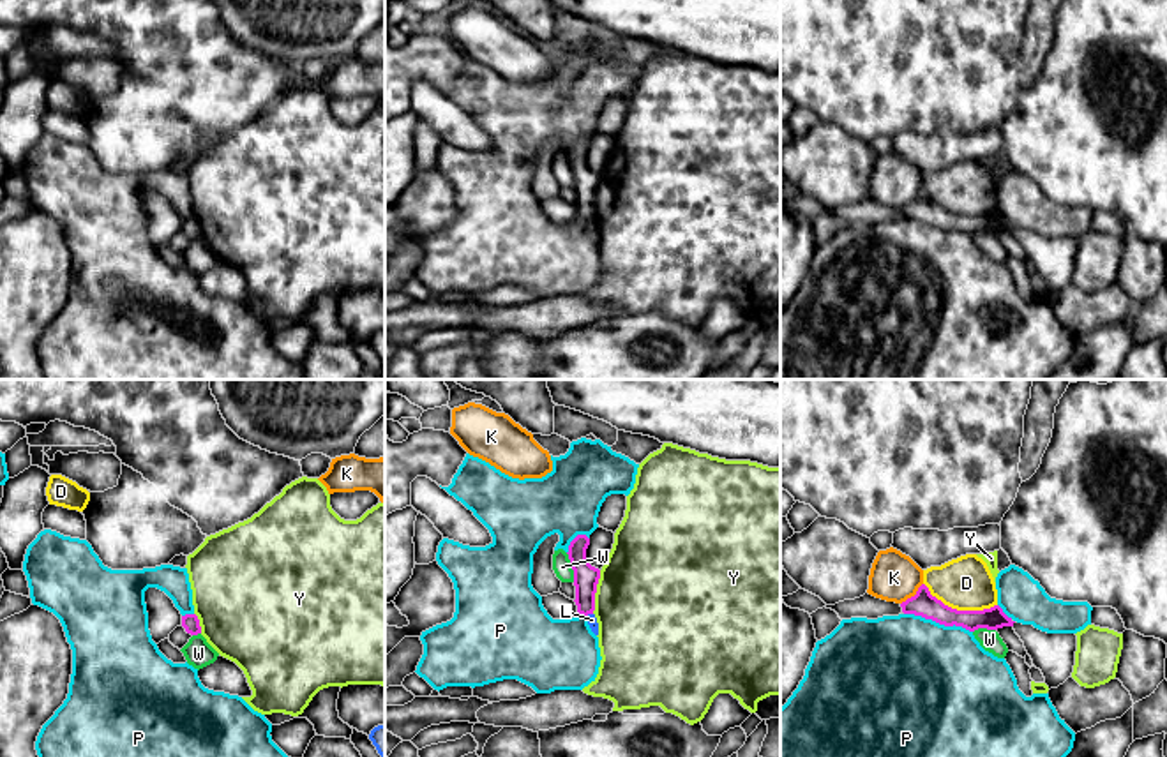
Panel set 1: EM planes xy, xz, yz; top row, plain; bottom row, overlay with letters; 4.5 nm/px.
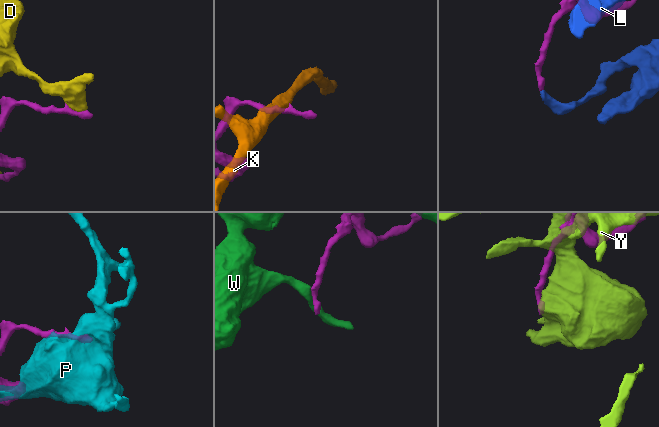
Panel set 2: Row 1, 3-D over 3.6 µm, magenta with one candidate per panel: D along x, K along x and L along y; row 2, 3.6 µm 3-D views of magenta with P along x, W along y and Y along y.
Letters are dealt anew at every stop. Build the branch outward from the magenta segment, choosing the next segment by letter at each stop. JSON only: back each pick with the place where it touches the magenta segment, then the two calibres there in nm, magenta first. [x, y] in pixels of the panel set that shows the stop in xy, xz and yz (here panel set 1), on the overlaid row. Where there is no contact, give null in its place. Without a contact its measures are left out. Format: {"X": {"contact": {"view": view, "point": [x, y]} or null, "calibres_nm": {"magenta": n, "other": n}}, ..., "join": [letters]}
{"join": []}

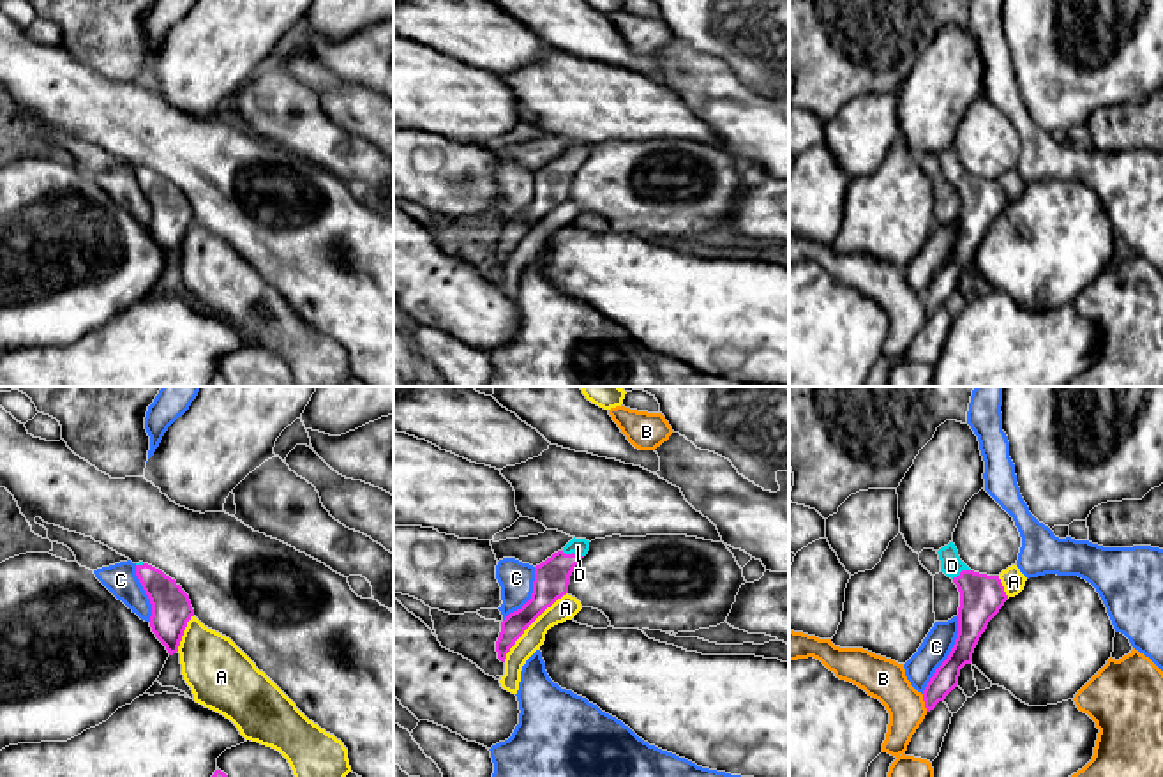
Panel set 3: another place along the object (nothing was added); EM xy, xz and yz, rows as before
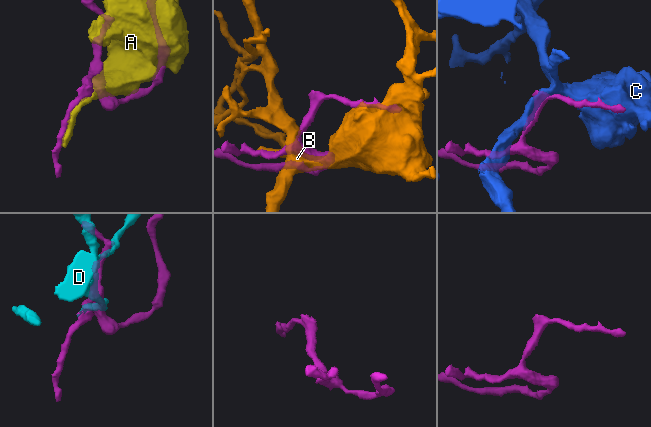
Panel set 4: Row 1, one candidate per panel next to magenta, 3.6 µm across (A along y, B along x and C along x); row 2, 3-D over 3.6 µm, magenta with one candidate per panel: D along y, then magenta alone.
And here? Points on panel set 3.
{"D": {"contact": {"view": "xz", "point": [572, 553]}, "calibres_nm": {"magenta": 160, "other": 80}}, "join": ["D"]}

